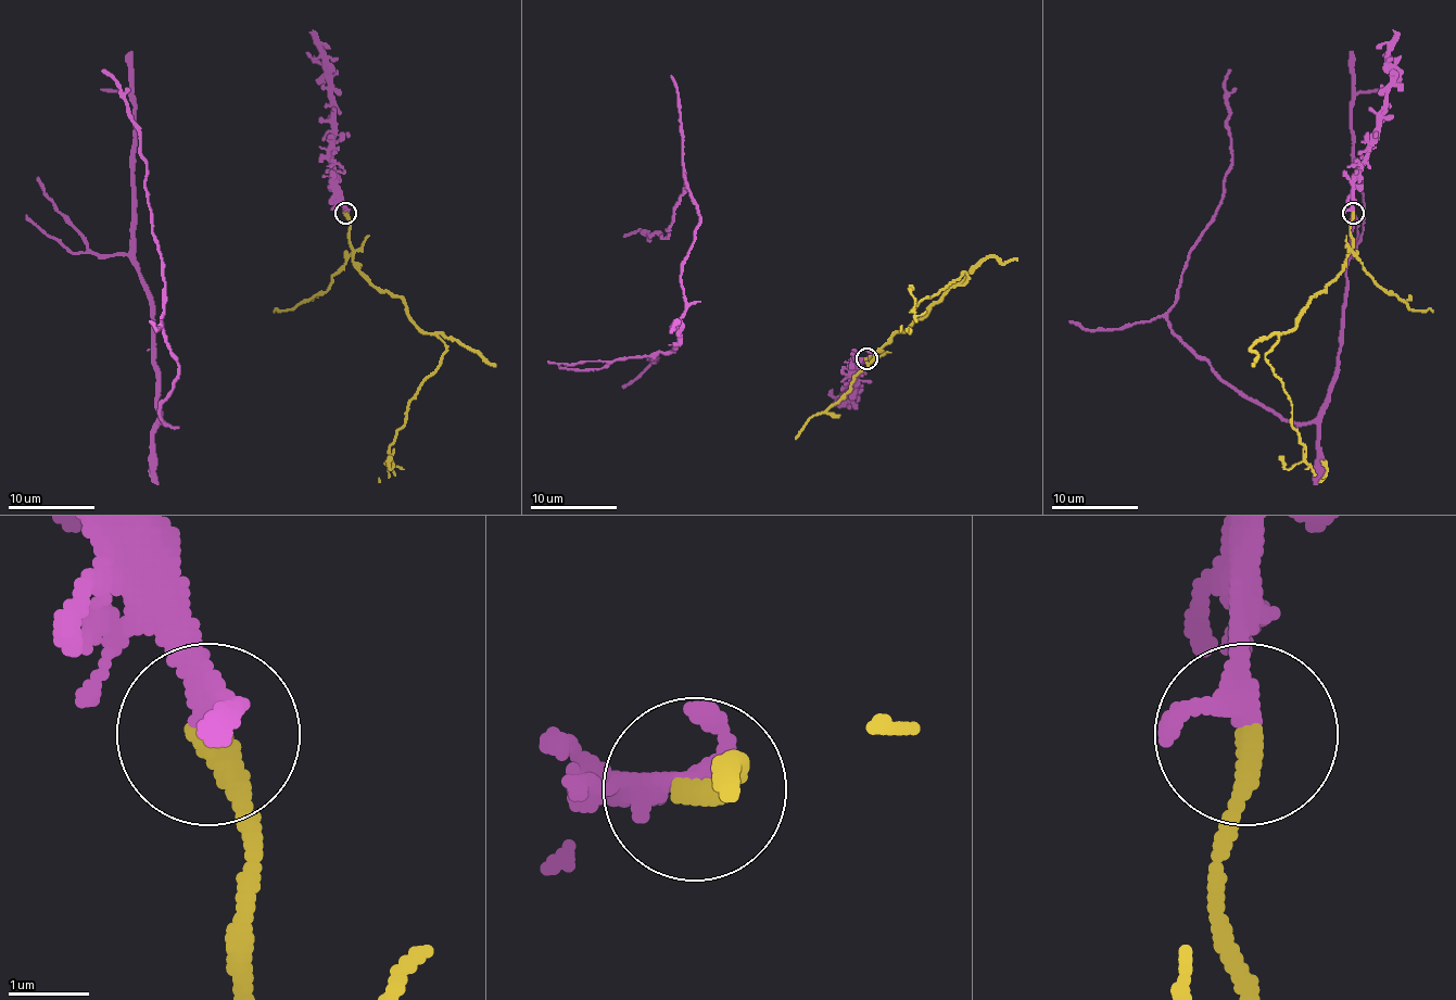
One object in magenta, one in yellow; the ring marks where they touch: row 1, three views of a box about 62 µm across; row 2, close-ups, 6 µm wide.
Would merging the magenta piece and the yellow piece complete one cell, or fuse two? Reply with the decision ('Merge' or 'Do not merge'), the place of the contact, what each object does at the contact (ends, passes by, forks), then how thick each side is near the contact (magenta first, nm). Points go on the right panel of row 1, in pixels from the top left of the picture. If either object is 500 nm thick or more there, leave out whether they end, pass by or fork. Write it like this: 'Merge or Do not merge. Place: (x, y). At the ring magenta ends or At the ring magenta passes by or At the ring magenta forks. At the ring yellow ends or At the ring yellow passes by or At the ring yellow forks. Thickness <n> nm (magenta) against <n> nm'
Do not merge. Place: (1353, 213). At the ring magenta passes by. At the ring yellow ends. Thickness 260 nm (magenta) against 320 nm

